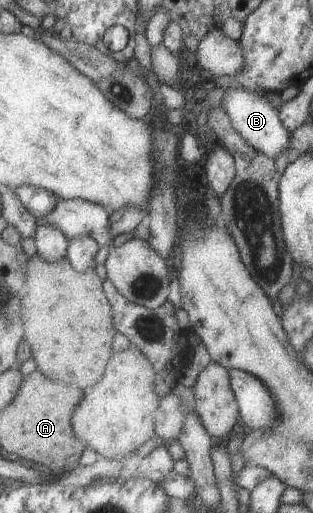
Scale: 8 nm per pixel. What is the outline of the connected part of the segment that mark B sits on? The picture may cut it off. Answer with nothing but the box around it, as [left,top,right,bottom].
[220,87,289,160]

